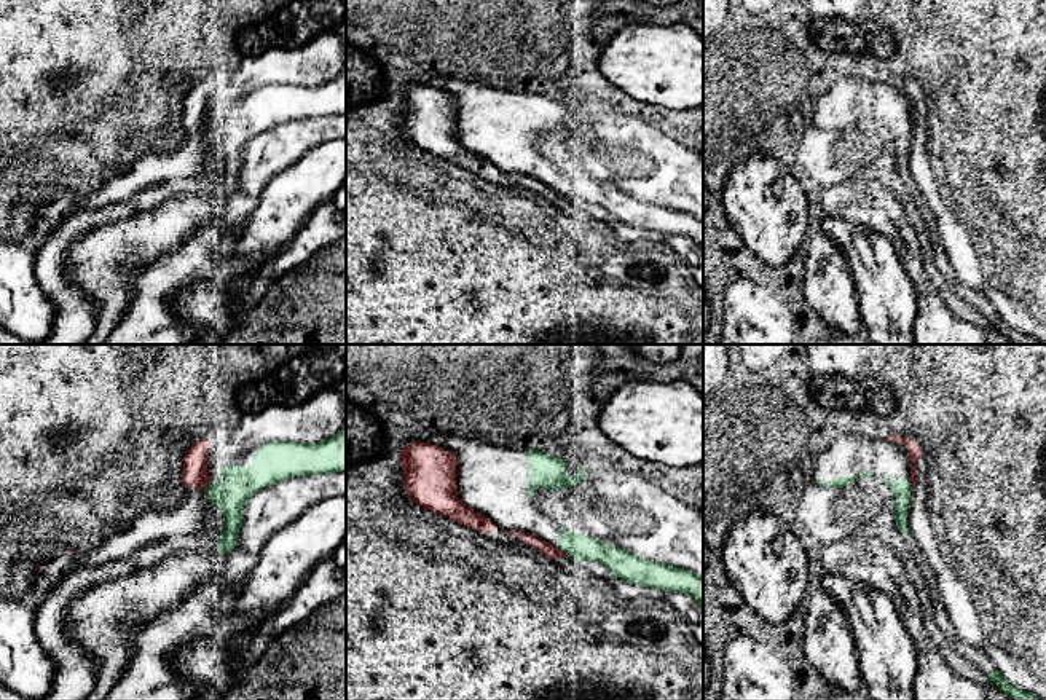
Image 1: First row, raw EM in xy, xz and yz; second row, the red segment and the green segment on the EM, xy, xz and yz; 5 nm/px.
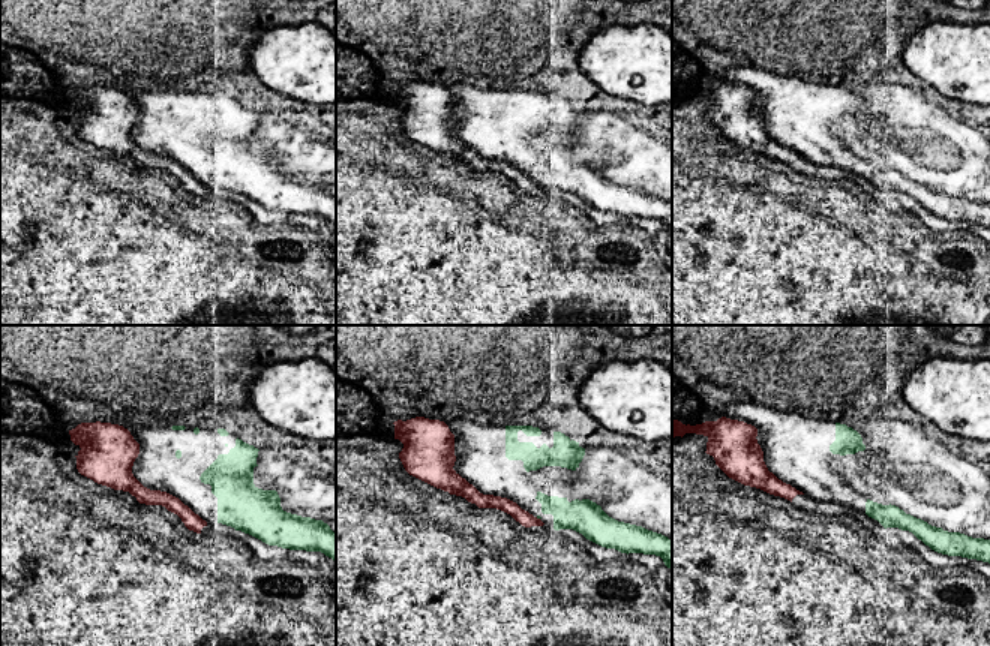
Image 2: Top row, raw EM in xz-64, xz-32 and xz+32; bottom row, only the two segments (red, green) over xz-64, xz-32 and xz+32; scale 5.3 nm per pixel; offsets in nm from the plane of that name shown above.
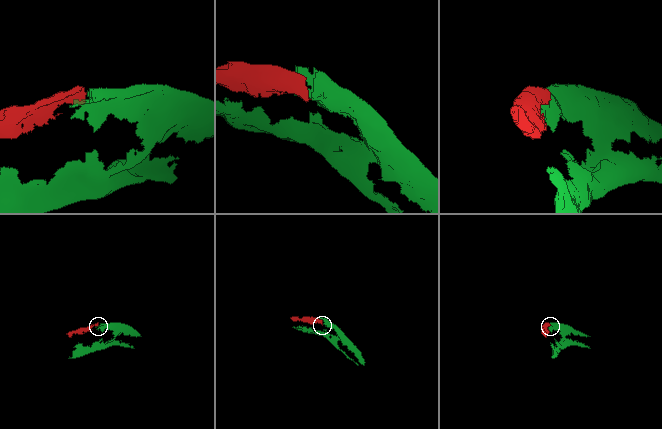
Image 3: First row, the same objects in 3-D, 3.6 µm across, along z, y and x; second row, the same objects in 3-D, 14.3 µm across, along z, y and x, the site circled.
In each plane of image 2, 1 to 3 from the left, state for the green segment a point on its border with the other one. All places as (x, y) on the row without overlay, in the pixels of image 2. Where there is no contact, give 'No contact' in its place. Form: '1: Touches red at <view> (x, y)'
1: No contact
2: Touches red at xz-32 (536, 182)
3: No contact

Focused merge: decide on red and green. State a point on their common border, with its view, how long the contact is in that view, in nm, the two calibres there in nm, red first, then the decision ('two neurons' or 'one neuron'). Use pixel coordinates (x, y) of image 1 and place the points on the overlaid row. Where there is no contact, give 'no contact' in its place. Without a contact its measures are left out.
meets red in xz at (560, 550); contact 60 nm long; 70 nm thick on the red side, 130 nm on the other; two neurons

